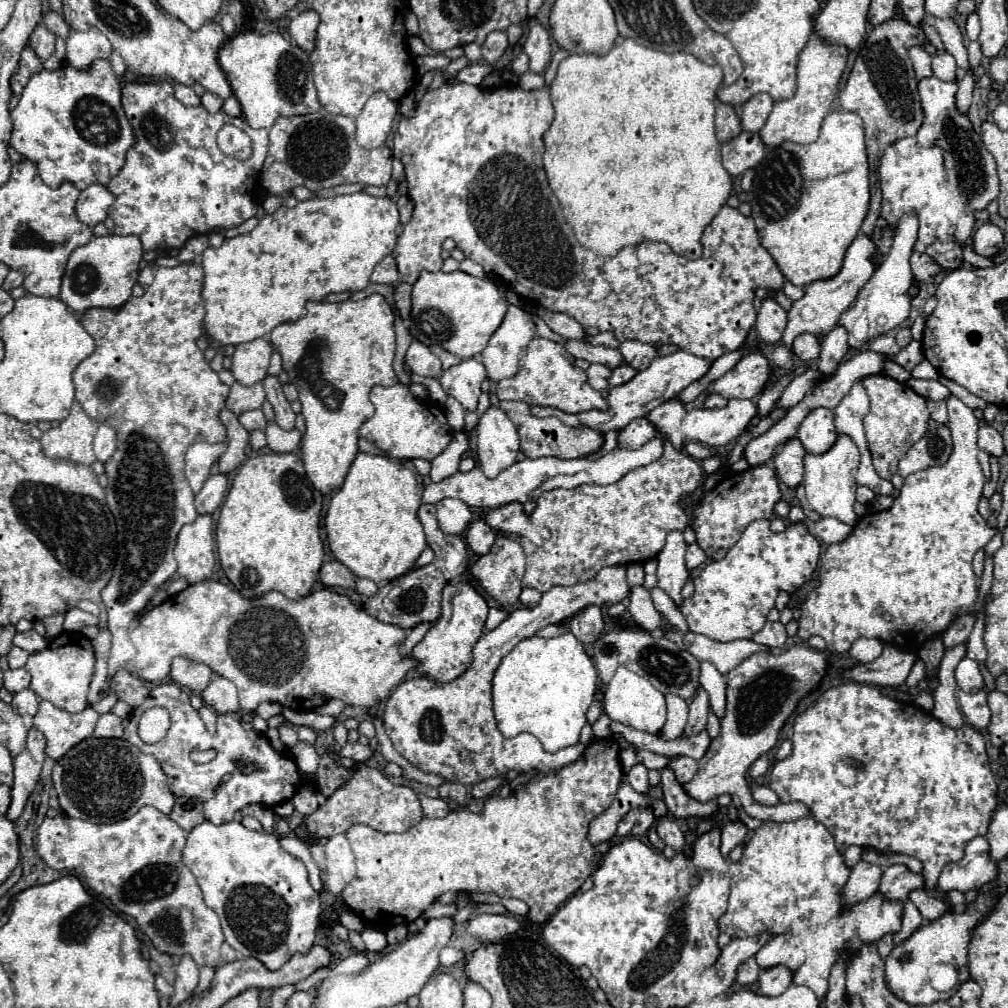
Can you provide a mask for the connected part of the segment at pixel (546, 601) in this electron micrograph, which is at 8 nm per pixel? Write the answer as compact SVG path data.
M625 566L601 568L589 582L573 586L553 586L541 596L537 606L513 610L509 618L503 620L495 630L485 632L473 648L473 662L465 674L447 684L435 682L427 676L403 680L389 696L383 714L383 726L397 752L401 752L401 756L405 756L415 768L439 774L449 782L459 782L465 786L473 786L485 778L503 776L507 770L549 772L575 762L585 750L581 742L551 754L543 750L541 742L533 734L505 738L493 718L491 680L505 654L509 654L523 638L533 636L537 630L549 624L563 622L565 618L591 604L611 606L615 602L621 602L623 598L627 598L627 594L629 584L625 582Z

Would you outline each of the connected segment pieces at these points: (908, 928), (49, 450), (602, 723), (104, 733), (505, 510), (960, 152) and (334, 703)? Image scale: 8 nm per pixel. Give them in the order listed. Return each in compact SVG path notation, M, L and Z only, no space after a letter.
M905 902L905 908L903 908L903 920L901 920L901 930L893 934L893 942L895 942L895 944L901 944L901 942L907 940L921 924L923 924L923 918L921 918L919 910L915 908L915 904Z
M73 402L69 416L43 434L43 452L51 458L67 458L91 466L97 460L93 454L95 432L97 422L83 412L79 402Z
M603 714L603 716L593 724L593 734L595 734L597 738L609 738L609 736L613 736L613 732L609 730L609 724L611 724L611 720Z
M107 712L107 714L99 716L93 736L97 736L97 738L121 738L123 730L125 730L123 720L119 716Z
M517 502L499 506L499 508L493 508L487 514L485 522L493 530L503 530L503 532L511 532L511 534L521 534L529 526L529 518L523 512L523 506L517 504Z
M935 76L919 80L919 96L925 112L925 122L917 132L917 142L921 146L937 144L945 156L945 172L951 188L961 188L961 204L967 212L977 212L987 208L991 200L999 196L999 178L993 154L985 148L981 136L973 130L971 120L955 108L957 82L943 82Z
M329 700L329 702L325 702L323 706L319 706L315 712L317 712L317 714L327 714L327 716L337 718L337 716L343 712L343 708L345 708L345 704L343 704L341 700Z

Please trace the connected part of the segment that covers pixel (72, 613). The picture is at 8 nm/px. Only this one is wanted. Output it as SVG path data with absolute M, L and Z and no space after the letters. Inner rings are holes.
M71 608L67 614L65 614L65 630L81 630L83 626L89 626L89 624L97 624L99 618L89 614L89 612L83 612L79 608Z

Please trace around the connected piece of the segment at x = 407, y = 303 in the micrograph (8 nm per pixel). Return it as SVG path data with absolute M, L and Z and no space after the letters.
M399 282L395 288L395 306L401 314L401 318L409 318L411 314L411 286L405 282Z

